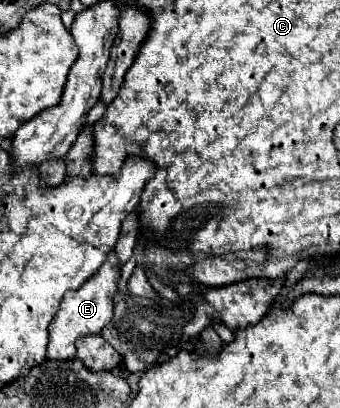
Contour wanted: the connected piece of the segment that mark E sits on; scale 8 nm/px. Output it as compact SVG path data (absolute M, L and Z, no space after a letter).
M110 251L110 257L102 263L102 269L86 281L76 291L66 293L62 297L62 305L50 323L50 343L48 343L48 359L72 359L76 357L76 339L82 335L92 335L100 333L104 325L110 323L112 311L114 311L114 295L118 293L118 281L120 281L120 267L118 267L118 257L114 257L114 251Z

